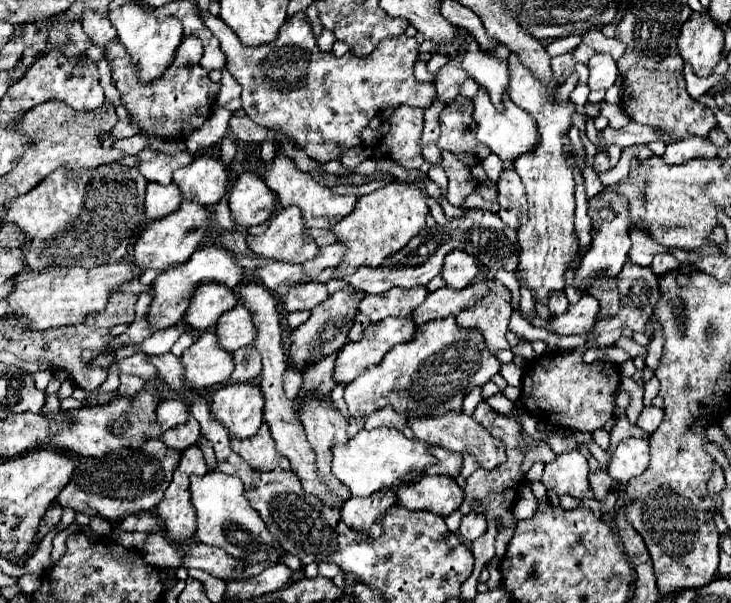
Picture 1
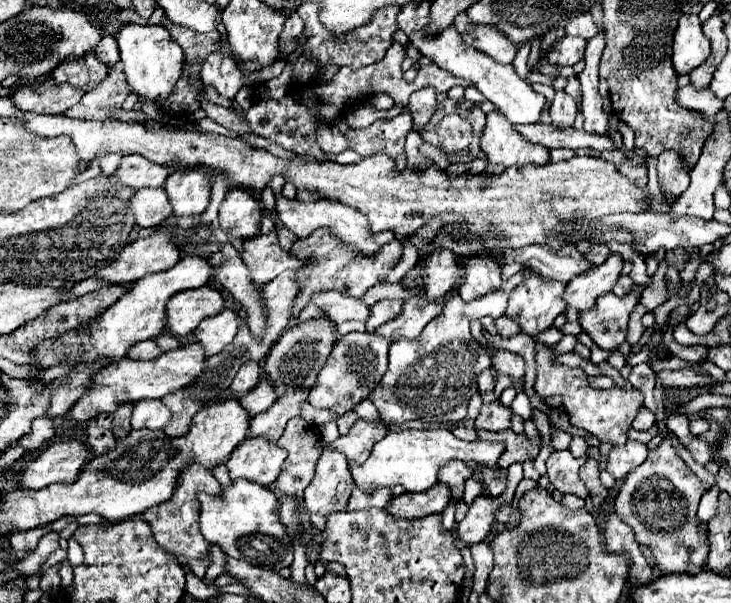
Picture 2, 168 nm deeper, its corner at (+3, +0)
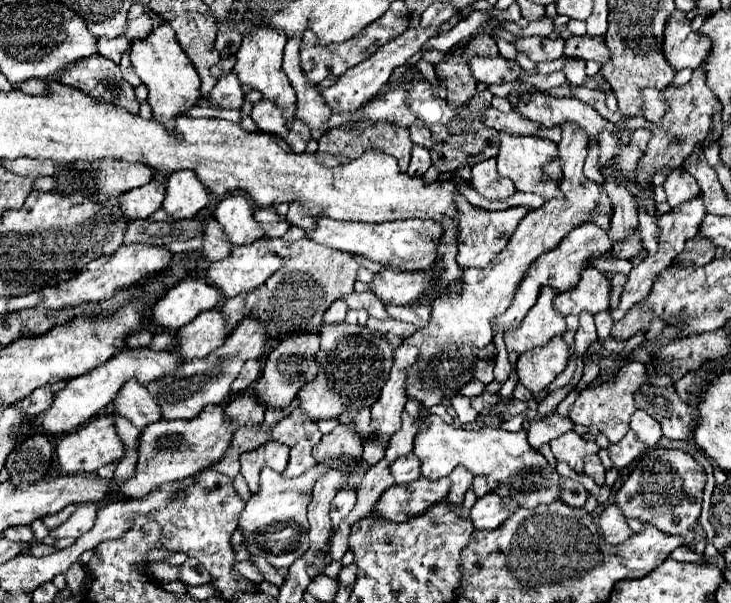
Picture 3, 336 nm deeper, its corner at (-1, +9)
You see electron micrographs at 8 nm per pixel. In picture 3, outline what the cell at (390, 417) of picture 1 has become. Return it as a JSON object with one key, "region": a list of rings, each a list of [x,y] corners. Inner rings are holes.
{"region":[[[338,425],[332,433],[324,435],[312,451],[318,463],[332,459],[354,459],[362,457],[362,437],[354,431],[352,425]]]}

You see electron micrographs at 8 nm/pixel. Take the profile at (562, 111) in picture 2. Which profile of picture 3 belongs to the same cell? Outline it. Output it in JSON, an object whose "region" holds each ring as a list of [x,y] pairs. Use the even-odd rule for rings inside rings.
{"region":[[[562,125],[562,141],[558,143],[560,163],[562,163],[562,181],[558,189],[562,189],[562,199],[550,199],[544,207],[530,211],[518,225],[510,243],[486,269],[464,269],[460,279],[444,287],[444,291],[432,303],[430,323],[410,337],[404,339],[404,345],[412,345],[420,349],[420,357],[414,365],[406,367],[406,397],[416,399],[426,407],[426,391],[440,389],[444,399],[452,399],[460,393],[460,389],[474,379],[474,361],[478,361],[474,349],[484,349],[492,341],[490,319],[502,315],[522,277],[526,277],[530,265],[542,253],[548,253],[560,245],[560,241],[584,221],[596,223],[600,227],[610,225],[610,201],[606,191],[600,189],[598,183],[590,181],[582,173],[584,159],[588,155],[588,135],[576,125]]]}

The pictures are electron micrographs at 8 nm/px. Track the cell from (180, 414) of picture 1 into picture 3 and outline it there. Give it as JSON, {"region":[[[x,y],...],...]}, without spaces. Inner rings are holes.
{"region":[[[130,381],[126,387],[120,389],[120,395],[114,401],[114,409],[130,419],[140,431],[154,421],[162,419],[162,411],[158,401],[148,393],[146,387]]]}

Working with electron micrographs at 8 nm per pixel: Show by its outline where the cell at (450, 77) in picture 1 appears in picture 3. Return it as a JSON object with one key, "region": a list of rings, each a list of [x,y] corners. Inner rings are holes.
{"region":[[[392,87],[386,93],[374,97],[374,101],[370,101],[366,107],[362,107],[362,119],[384,119],[402,127],[410,127],[418,117],[410,113],[408,91],[402,87]]]}

